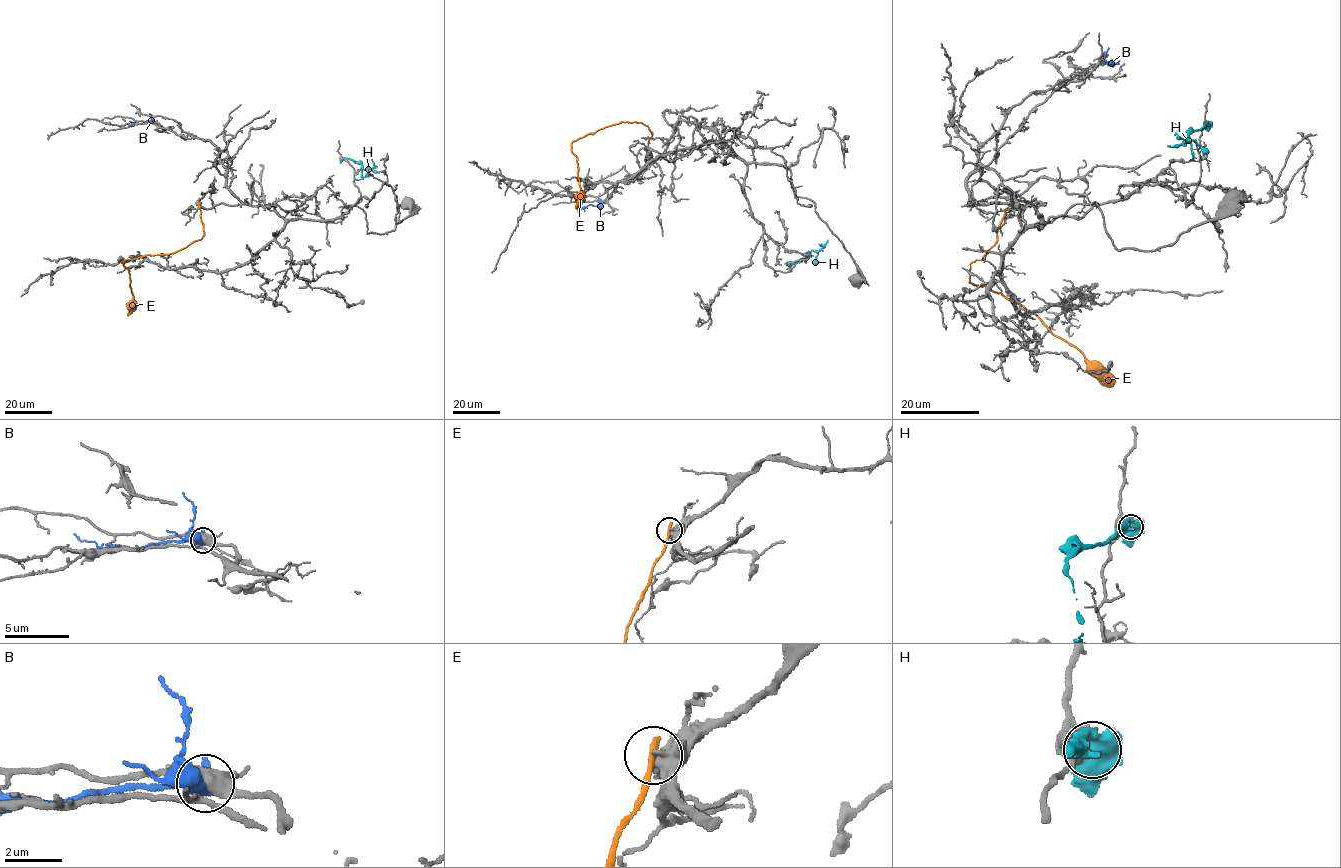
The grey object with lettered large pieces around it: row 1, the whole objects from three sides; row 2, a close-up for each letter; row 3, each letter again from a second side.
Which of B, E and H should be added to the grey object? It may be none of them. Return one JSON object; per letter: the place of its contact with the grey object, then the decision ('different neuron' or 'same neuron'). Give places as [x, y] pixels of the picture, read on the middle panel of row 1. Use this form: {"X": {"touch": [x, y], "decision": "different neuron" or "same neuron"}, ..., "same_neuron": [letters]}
{"B": {"touch": [601, 201], "decision": "different neuron"}, "E": {"touch": [647, 146], "decision": "different neuron"}, "H": {"touch": [789, 264], "decision": "different neuron"}, "same_neuron": []}

